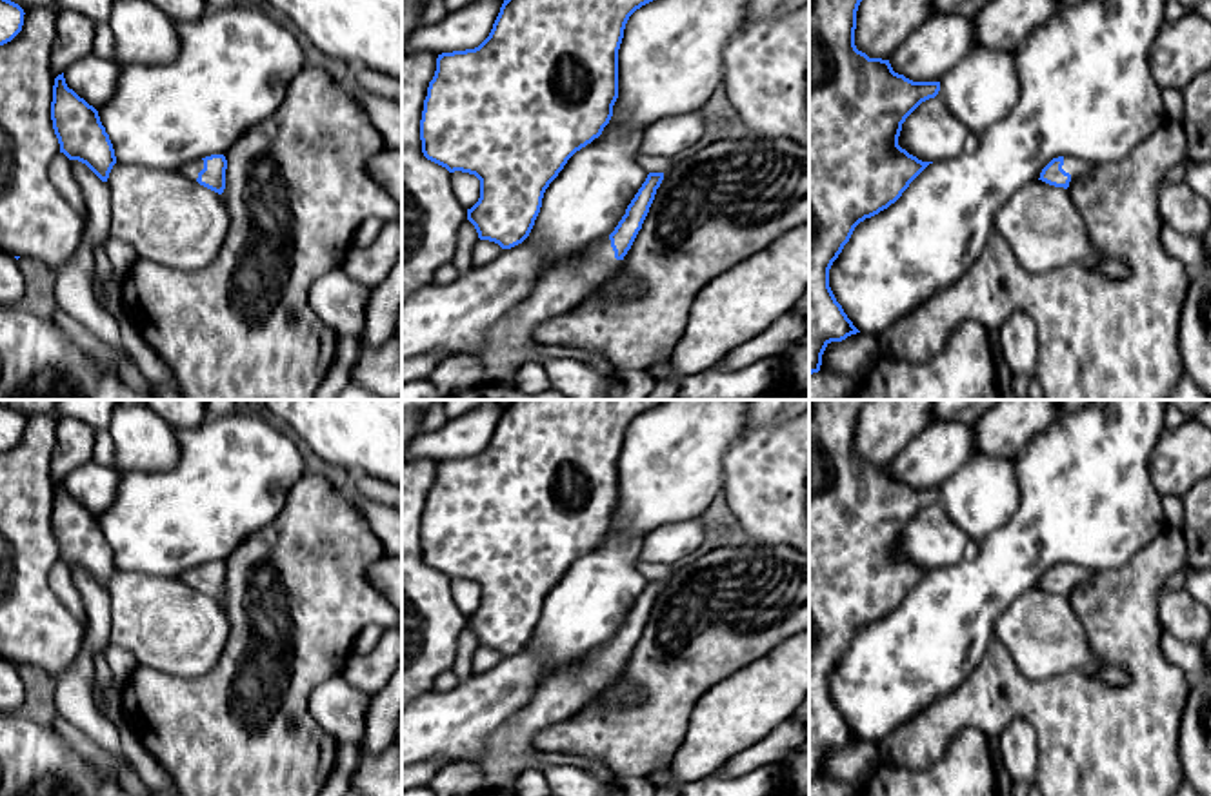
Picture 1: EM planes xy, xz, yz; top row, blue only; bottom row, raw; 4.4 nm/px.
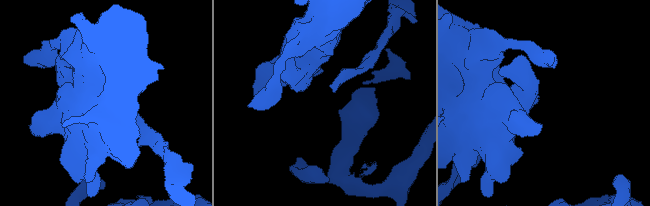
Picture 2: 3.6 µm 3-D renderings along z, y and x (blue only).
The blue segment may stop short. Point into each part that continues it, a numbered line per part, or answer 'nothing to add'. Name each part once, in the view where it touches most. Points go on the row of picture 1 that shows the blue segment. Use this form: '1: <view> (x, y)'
1: yz (1073, 166)

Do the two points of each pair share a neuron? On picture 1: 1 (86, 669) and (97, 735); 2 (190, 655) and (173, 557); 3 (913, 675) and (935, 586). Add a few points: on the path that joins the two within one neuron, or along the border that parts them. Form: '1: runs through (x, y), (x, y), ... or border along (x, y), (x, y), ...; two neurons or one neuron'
1: runs through (82, 686), (82, 713), (88, 718); one neuron
2: border along (135, 571), (180, 580); two neurons
3: runs through (919, 653), (935, 636), (935, 607); one neuron

